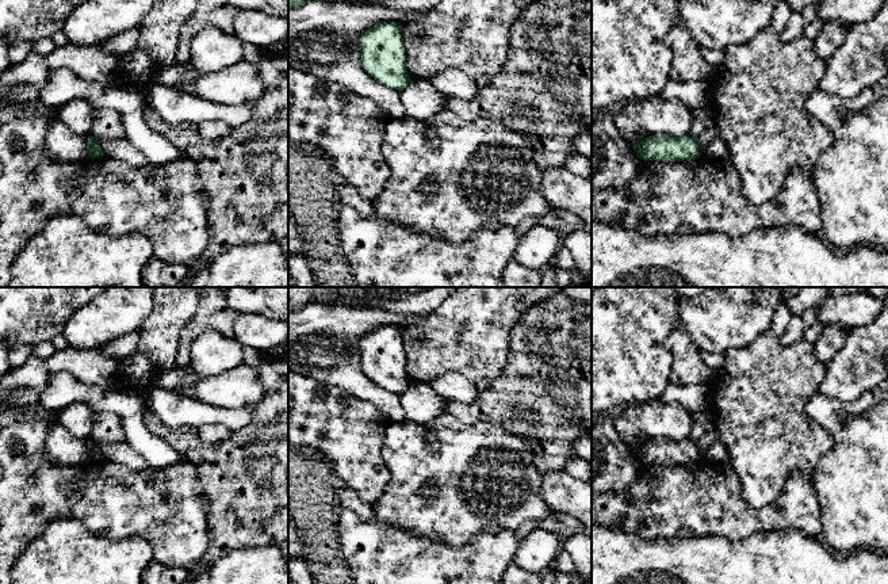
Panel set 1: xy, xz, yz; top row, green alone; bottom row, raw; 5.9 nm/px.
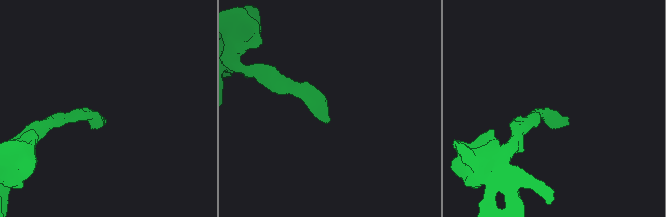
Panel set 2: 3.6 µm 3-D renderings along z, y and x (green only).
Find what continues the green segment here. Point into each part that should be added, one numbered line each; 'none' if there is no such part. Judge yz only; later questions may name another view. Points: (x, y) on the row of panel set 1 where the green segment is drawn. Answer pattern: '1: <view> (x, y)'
none

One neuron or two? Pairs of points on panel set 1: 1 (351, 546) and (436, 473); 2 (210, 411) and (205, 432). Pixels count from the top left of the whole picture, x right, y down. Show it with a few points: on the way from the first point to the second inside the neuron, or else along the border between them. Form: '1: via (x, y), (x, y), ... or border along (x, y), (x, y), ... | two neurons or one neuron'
1: border along (375, 515), (383, 520), (395, 522), (412, 531) | two neurons
2: border along (196, 427), (205, 423), (221, 423), (230, 431) | two neurons

